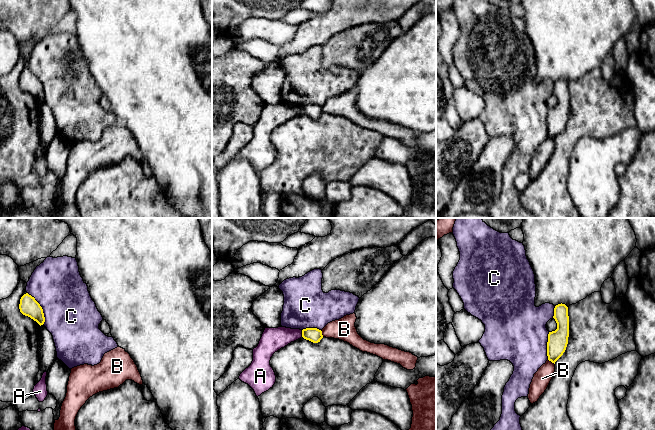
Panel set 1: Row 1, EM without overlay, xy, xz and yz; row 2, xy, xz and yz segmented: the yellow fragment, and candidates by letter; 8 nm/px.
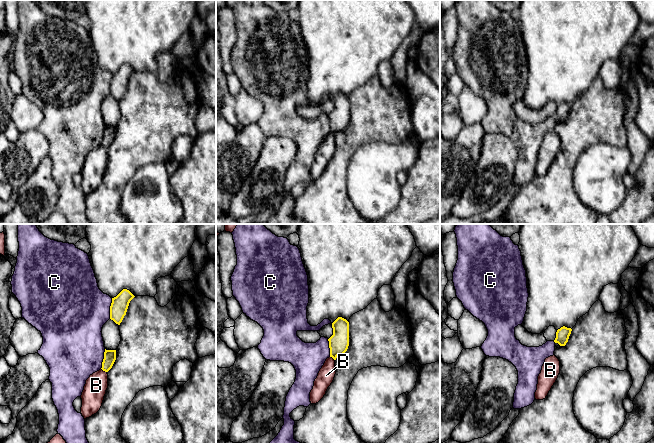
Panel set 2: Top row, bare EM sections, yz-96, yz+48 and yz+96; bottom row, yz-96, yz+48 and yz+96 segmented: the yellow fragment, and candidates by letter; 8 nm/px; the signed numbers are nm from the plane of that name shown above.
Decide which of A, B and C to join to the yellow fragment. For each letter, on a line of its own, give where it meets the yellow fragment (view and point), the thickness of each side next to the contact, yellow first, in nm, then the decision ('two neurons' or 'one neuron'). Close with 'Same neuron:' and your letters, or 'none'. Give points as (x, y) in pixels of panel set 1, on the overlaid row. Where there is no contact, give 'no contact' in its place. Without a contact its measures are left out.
A: xz (302, 333) | 120/190 nm | two neurons
B: xz (321, 333) | 120/180 nm | two neurons
C: xy (41, 308) | 150/440 nm | two neurons
Same neuron: none

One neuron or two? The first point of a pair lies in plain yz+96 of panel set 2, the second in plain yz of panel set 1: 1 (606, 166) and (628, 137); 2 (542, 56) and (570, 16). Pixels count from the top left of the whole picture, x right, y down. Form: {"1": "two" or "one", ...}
{"1": "one", "2": "one"}

